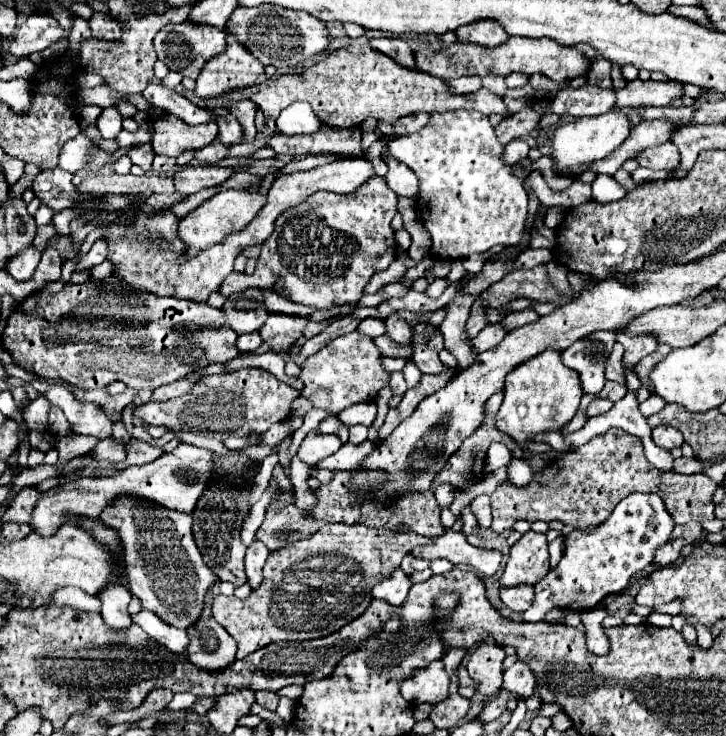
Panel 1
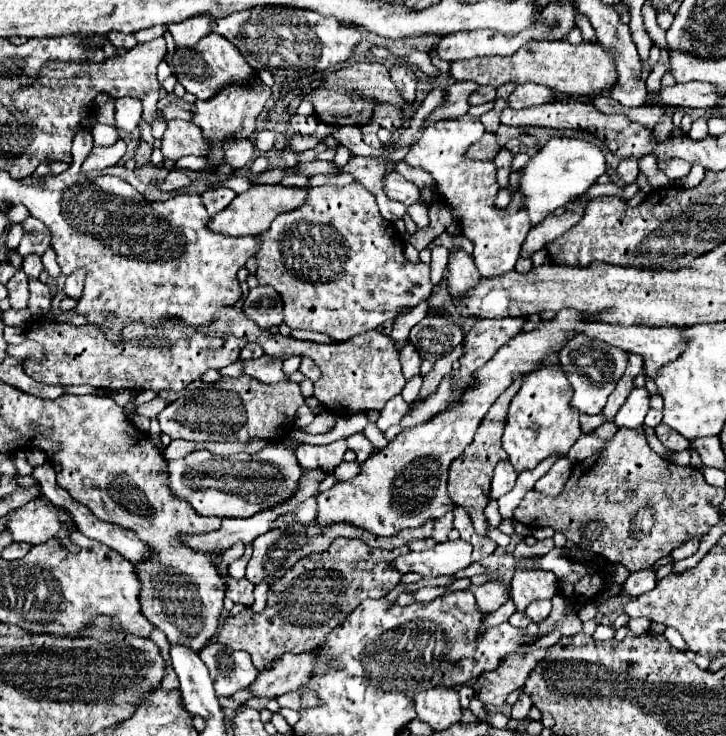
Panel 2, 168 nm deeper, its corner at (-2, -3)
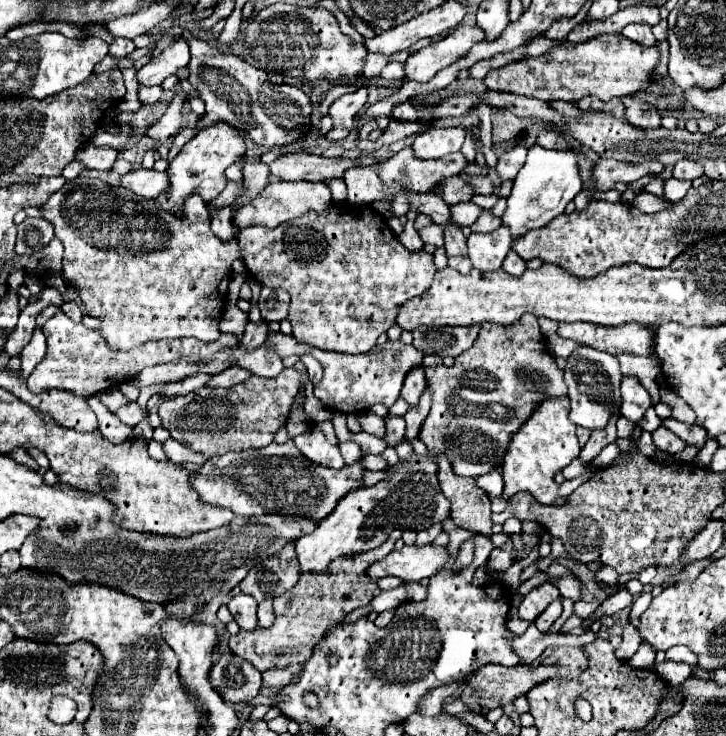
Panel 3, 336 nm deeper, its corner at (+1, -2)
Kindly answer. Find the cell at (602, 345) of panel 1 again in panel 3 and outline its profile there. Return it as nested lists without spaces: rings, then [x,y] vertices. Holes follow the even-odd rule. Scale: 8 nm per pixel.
[[[579,345],[567,357],[567,365],[565,365],[565,383],[569,387],[569,399],[571,399],[569,419],[575,425],[581,425],[587,429],[605,427],[613,409],[621,405],[621,393],[619,393],[621,377],[623,375],[619,369],[619,359],[615,355]]]

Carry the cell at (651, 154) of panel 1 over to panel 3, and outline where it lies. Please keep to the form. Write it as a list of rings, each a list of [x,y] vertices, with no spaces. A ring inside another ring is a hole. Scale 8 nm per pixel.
[[[683,159],[683,161],[675,163],[675,167],[673,167],[673,177],[675,179],[693,181],[695,177],[701,177],[701,175],[703,175],[703,167],[695,161],[689,161],[689,159]]]

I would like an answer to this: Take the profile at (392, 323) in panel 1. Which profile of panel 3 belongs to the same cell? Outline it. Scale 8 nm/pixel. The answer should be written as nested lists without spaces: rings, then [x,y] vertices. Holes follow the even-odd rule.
[[[413,367],[407,377],[405,377],[405,383],[403,383],[403,389],[401,389],[401,397],[409,403],[409,405],[417,405],[419,403],[419,397],[425,389],[425,375],[423,375],[423,367]]]

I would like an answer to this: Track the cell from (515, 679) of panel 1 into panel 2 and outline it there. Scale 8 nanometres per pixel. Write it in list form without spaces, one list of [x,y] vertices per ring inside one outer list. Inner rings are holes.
[[[522,692],[520,700],[512,706],[510,718],[512,718],[512,720],[524,720],[524,718],[528,716],[528,710],[530,710],[530,708],[532,708],[532,702],[530,702],[530,698],[524,696],[524,692]]]

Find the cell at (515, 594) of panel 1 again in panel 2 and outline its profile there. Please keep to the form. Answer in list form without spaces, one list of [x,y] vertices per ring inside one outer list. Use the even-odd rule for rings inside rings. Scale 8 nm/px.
[[[536,600],[534,604],[530,604],[530,608],[526,608],[526,614],[532,618],[532,622],[538,624],[538,622],[542,622],[542,620],[548,618],[550,610],[552,610],[550,600]]]

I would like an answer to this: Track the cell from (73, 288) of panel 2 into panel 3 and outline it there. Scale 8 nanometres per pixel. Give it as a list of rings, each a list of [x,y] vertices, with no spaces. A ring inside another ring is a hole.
[[[67,299],[67,301],[61,305],[61,309],[63,309],[63,313],[65,313],[67,317],[71,317],[75,323],[79,323],[81,317],[83,317],[83,311],[81,311],[79,305],[77,305],[75,301],[71,301],[71,299]]]

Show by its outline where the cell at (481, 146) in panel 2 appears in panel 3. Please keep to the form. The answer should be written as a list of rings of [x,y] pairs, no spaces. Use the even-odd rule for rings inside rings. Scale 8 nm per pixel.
[[[411,147],[401,149],[397,155],[393,155],[391,159],[377,163],[377,165],[365,165],[365,167],[351,167],[345,171],[343,181],[347,185],[347,202],[351,205],[367,205],[371,202],[387,197],[393,201],[393,215],[401,217],[407,215],[409,211],[409,201],[403,197],[401,189],[409,189],[409,191],[429,191],[435,183],[439,183],[443,177],[449,175],[459,175],[459,171],[463,171],[467,167],[467,159],[461,151],[451,153],[447,157],[441,157],[437,161],[421,161],[417,157],[413,157]]]

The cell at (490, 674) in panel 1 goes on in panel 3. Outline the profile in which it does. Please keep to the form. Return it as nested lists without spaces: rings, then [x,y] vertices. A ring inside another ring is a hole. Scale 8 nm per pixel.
[[[549,647],[545,649],[533,663],[529,665],[519,665],[519,667],[503,667],[503,665],[487,665],[479,671],[473,673],[473,677],[465,683],[461,699],[469,705],[471,711],[485,715],[487,711],[511,703],[515,697],[525,695],[533,685],[545,681],[545,679],[575,679],[579,673],[587,669],[587,655],[583,653],[581,647]]]

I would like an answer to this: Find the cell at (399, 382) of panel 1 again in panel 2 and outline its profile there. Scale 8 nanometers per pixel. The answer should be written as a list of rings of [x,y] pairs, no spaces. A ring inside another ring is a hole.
[[[398,394],[398,396],[394,396],[392,400],[388,400],[386,402],[386,406],[382,408],[382,412],[380,412],[380,418],[378,418],[378,428],[382,430],[382,432],[386,432],[390,426],[394,426],[394,424],[398,424],[406,414],[410,412],[410,408],[408,408],[408,404],[402,400],[402,396]]]

